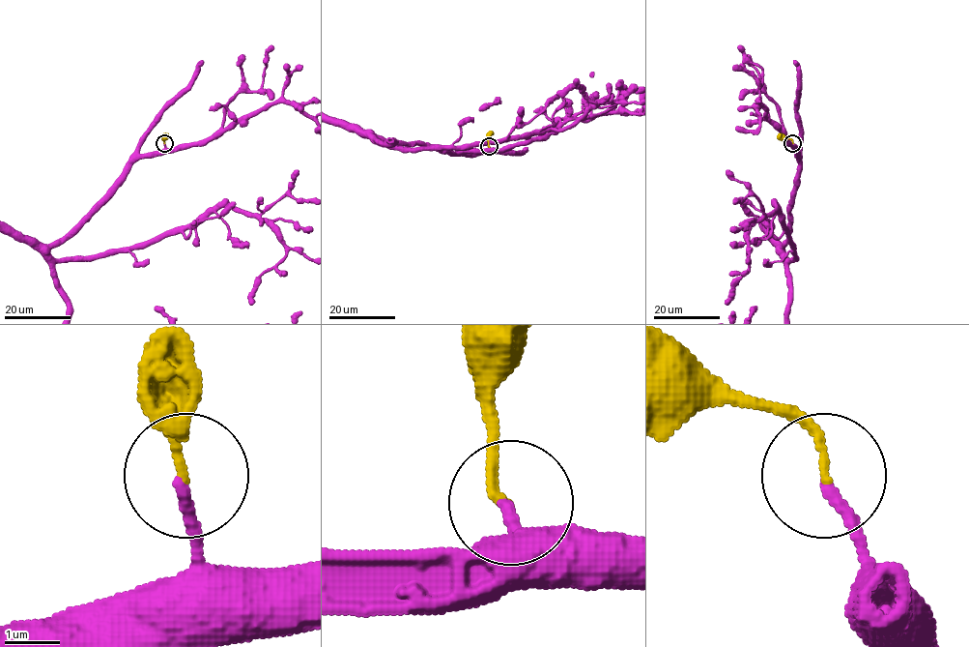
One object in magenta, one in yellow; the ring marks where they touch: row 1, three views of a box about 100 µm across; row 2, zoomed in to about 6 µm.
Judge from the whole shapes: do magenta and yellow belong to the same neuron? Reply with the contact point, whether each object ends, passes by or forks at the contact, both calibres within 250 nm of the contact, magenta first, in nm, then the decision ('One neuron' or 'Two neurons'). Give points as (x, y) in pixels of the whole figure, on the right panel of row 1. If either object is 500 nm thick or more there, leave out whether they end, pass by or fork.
Place: (792, 143). At the ring magenta ends. At the ring yellow ends. Thickness 200 nm (magenta) against 130 nm. One neuron

